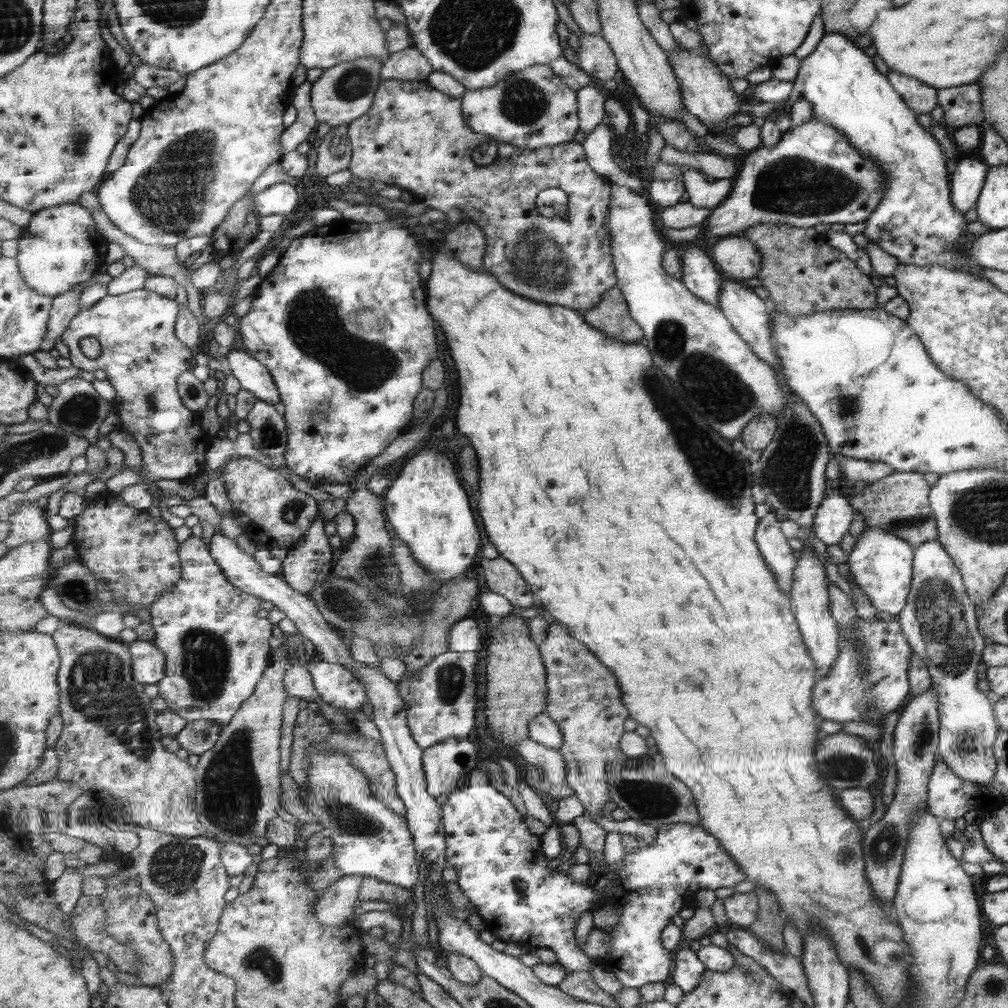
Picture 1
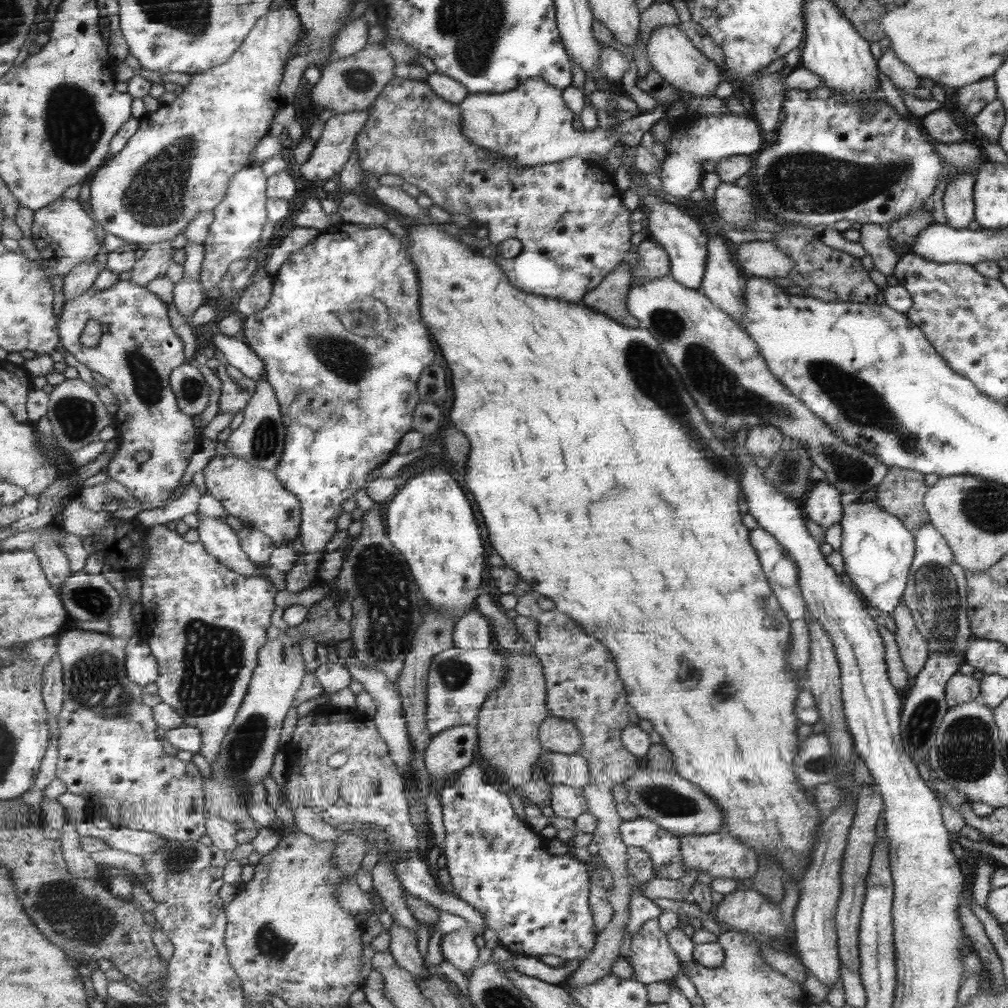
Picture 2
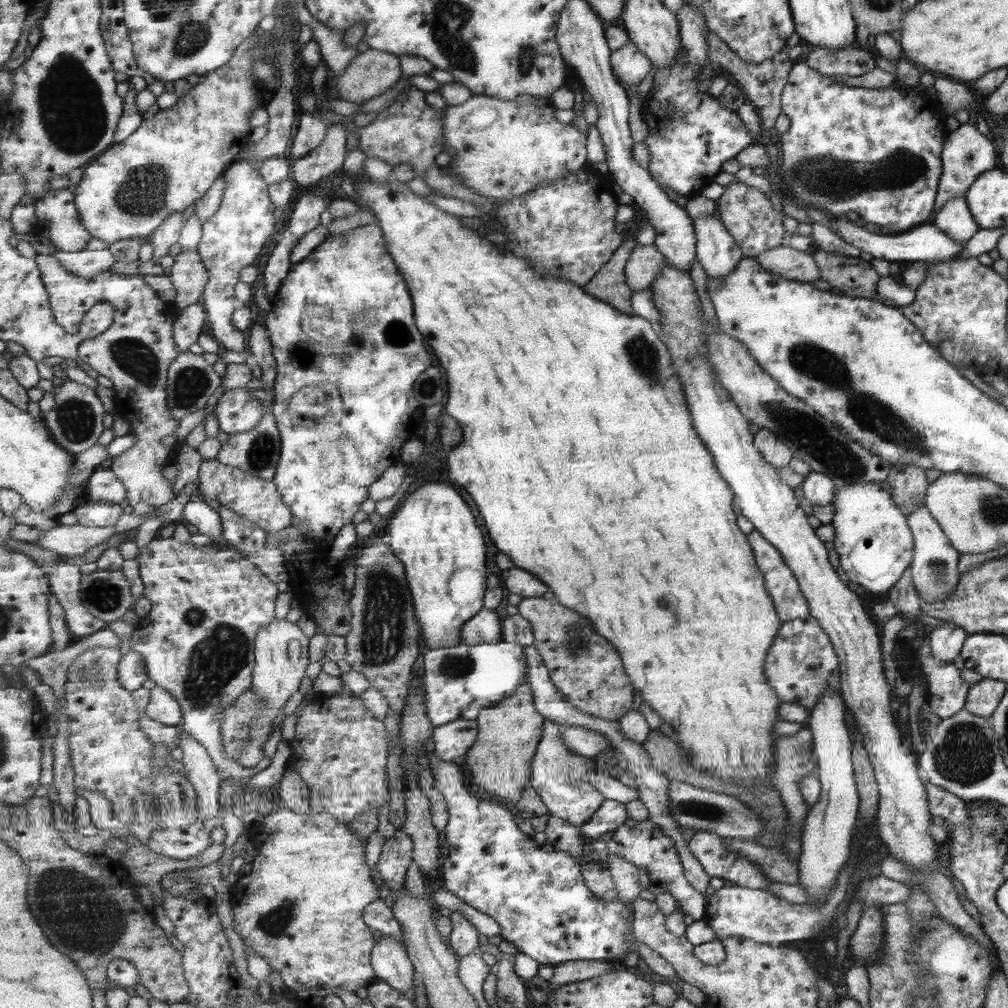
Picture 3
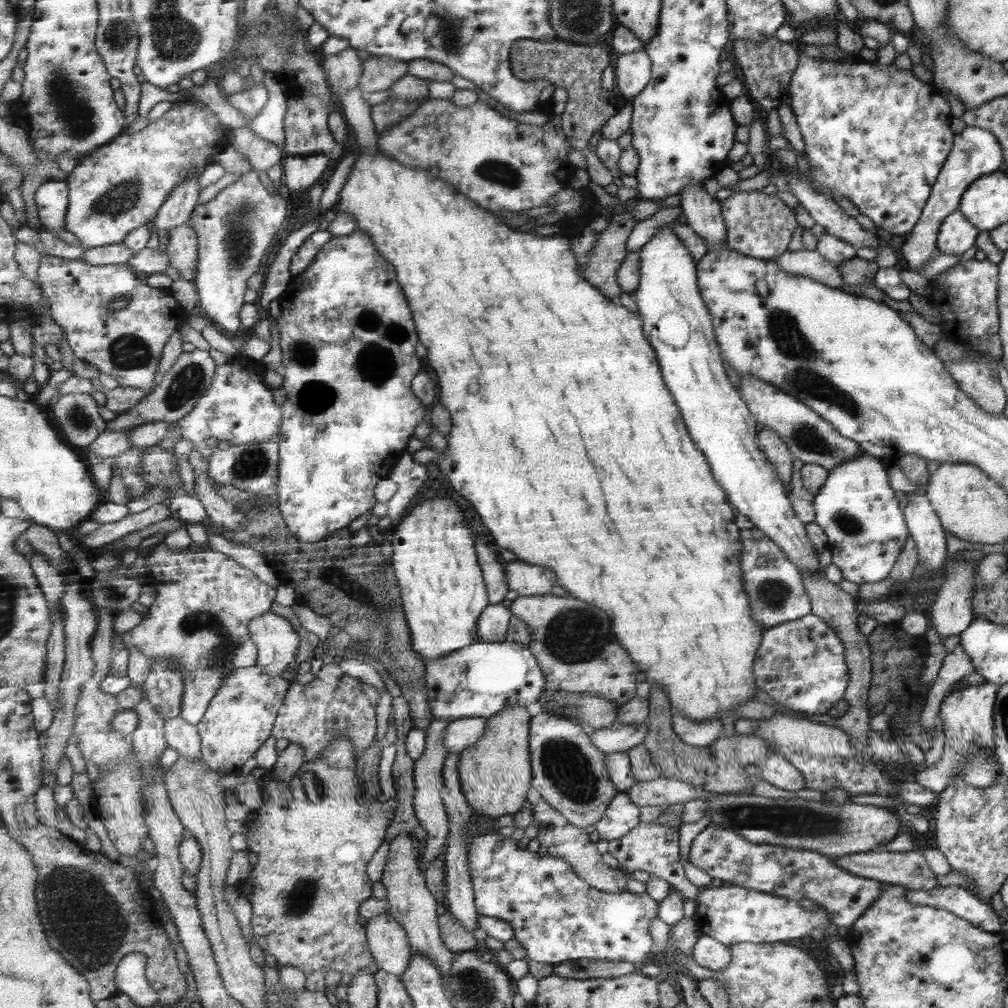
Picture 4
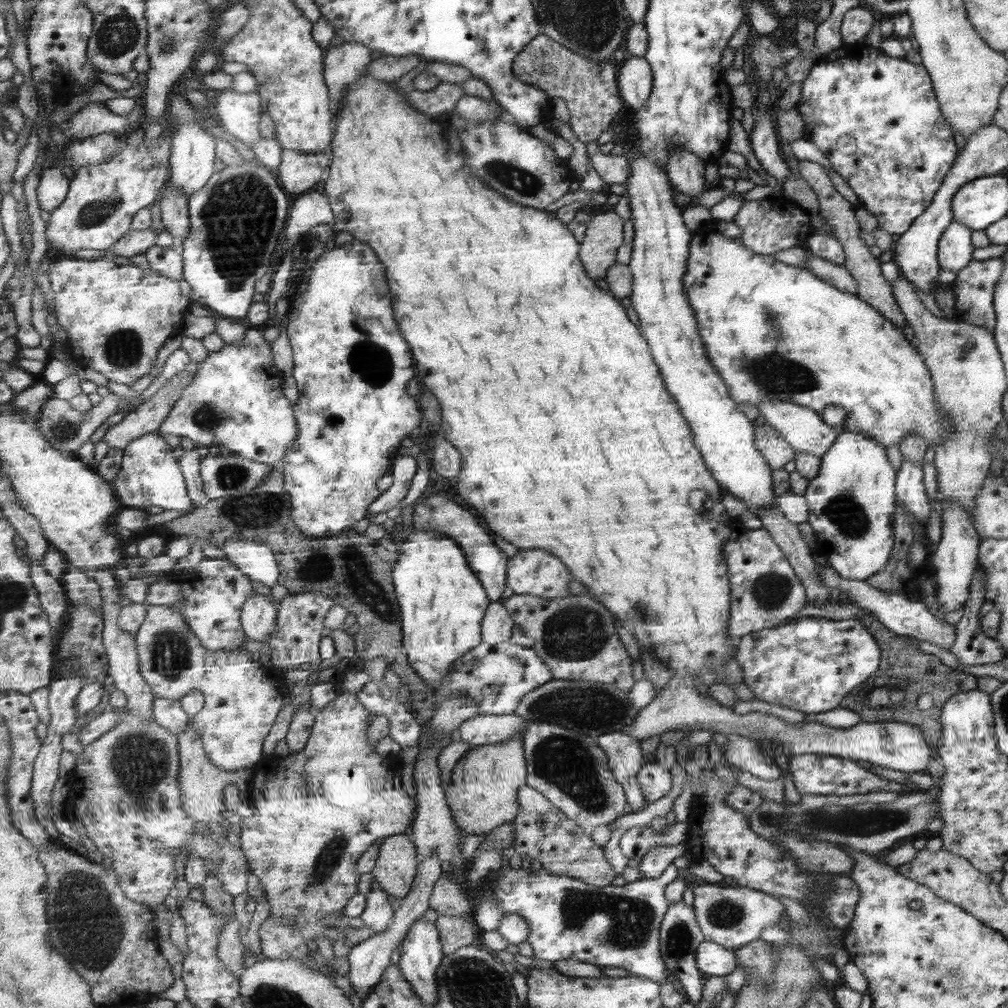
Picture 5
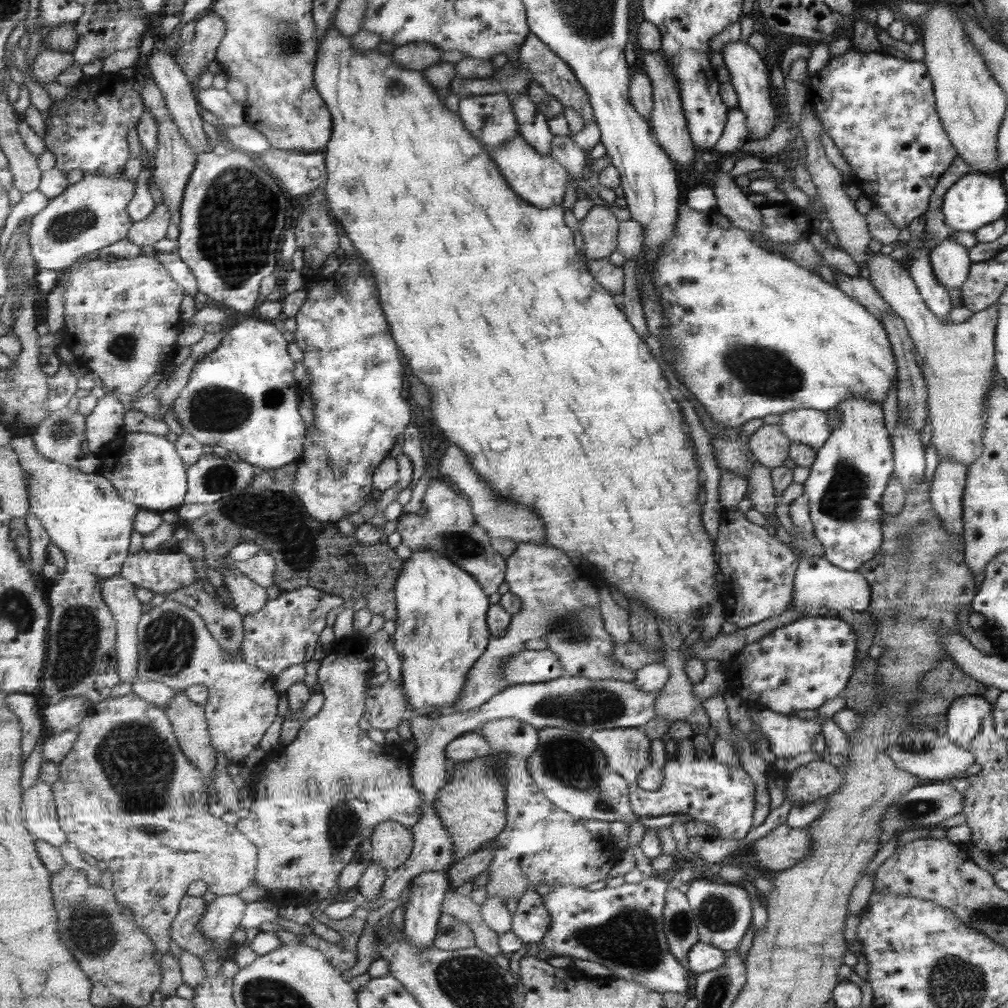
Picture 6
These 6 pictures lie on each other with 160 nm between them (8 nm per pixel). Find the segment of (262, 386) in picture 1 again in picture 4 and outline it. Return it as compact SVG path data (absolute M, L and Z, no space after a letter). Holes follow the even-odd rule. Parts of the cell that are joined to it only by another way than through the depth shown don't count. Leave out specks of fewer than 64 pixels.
M255 170L240 175L231 186L226 186L209 202L198 204L193 211L189 222L198 232L200 251L194 284L200 296L200 310L226 334L237 335L243 327L241 313L249 290L247 282L259 272L287 214L289 206L283 194L269 192Z

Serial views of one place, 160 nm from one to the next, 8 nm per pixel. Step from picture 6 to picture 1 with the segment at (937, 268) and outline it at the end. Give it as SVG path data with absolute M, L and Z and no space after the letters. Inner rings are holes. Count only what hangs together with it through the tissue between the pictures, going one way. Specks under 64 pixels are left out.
M961 159L949 175L952 186L952 206L957 212L965 214L975 206L979 191L984 183L988 165L981 159Z

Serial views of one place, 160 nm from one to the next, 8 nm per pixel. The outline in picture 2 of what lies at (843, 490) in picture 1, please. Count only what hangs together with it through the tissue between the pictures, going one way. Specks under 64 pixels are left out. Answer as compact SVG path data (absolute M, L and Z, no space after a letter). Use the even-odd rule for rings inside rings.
M891 467L880 485L875 487L873 502L883 512L893 514L915 536L915 530L928 521L924 508L925 490L923 474Z

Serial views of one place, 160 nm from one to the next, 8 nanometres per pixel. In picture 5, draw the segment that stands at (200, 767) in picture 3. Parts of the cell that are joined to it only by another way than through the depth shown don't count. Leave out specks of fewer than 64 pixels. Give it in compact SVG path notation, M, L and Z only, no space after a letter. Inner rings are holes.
M154 694L152 704L154 718L179 736L191 722L191 717L180 700L168 699Z

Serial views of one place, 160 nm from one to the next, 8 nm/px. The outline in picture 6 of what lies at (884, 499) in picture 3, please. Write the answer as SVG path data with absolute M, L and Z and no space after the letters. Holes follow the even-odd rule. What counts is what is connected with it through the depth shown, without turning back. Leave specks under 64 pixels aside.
M845 397L834 409L839 423L832 428L824 445L816 450L809 476L802 484L803 496L807 496L813 534L823 546L823 558L841 570L855 571L881 548L880 500L893 474L892 446L889 446L877 401Z

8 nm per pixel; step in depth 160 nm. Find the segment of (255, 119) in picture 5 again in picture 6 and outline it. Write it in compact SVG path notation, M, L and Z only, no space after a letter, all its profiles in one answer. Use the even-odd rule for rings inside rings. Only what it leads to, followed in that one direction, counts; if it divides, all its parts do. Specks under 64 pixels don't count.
M197 88L201 108L220 116L221 128L247 125L245 105L241 106L229 89Z

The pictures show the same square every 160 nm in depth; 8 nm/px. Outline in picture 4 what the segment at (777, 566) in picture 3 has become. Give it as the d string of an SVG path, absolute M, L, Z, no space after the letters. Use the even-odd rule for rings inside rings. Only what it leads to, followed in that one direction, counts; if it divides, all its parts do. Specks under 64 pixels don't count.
M755 527L750 530L741 530L740 542L741 548L738 561L740 562L742 589L747 595L750 617L760 624L762 630L810 614L810 601L801 584L800 570L785 556L785 553Z

